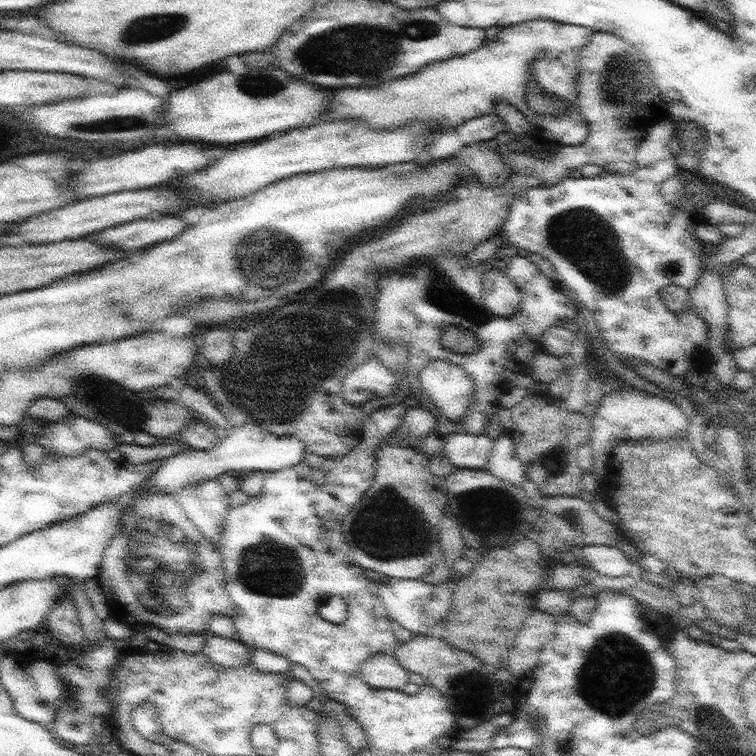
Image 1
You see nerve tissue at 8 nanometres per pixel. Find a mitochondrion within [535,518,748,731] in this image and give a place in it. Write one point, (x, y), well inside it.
(618, 672)

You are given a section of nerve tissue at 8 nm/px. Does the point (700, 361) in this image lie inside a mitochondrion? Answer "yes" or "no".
no

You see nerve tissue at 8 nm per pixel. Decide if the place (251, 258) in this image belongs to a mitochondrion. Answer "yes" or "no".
yes

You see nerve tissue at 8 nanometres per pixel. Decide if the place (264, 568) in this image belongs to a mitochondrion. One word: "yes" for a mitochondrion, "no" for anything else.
yes

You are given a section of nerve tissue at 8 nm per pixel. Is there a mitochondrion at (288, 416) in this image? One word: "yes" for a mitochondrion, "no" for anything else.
yes

